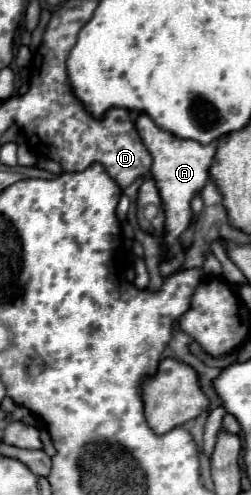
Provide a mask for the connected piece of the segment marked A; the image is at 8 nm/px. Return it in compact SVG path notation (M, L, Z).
M144 113L136 121L136 129L138 129L140 137L142 137L142 143L146 145L146 149L152 155L152 169L150 169L150 173L152 173L152 177L156 181L156 187L160 191L160 197L162 197L162 203L164 203L164 211L166 211L166 237L162 239L162 243L166 247L168 259L162 261L160 271L162 271L164 277L168 277L176 269L182 267L186 251L180 247L178 237L190 225L190 217L192 217L190 201L192 201L192 197L196 193L200 193L202 187L208 181L208 169L210 169L210 163L212 163L214 153L216 153L216 141L212 141L210 145L202 145L202 143L196 143L196 141L176 139L174 135L166 133L164 129L160 129Z

